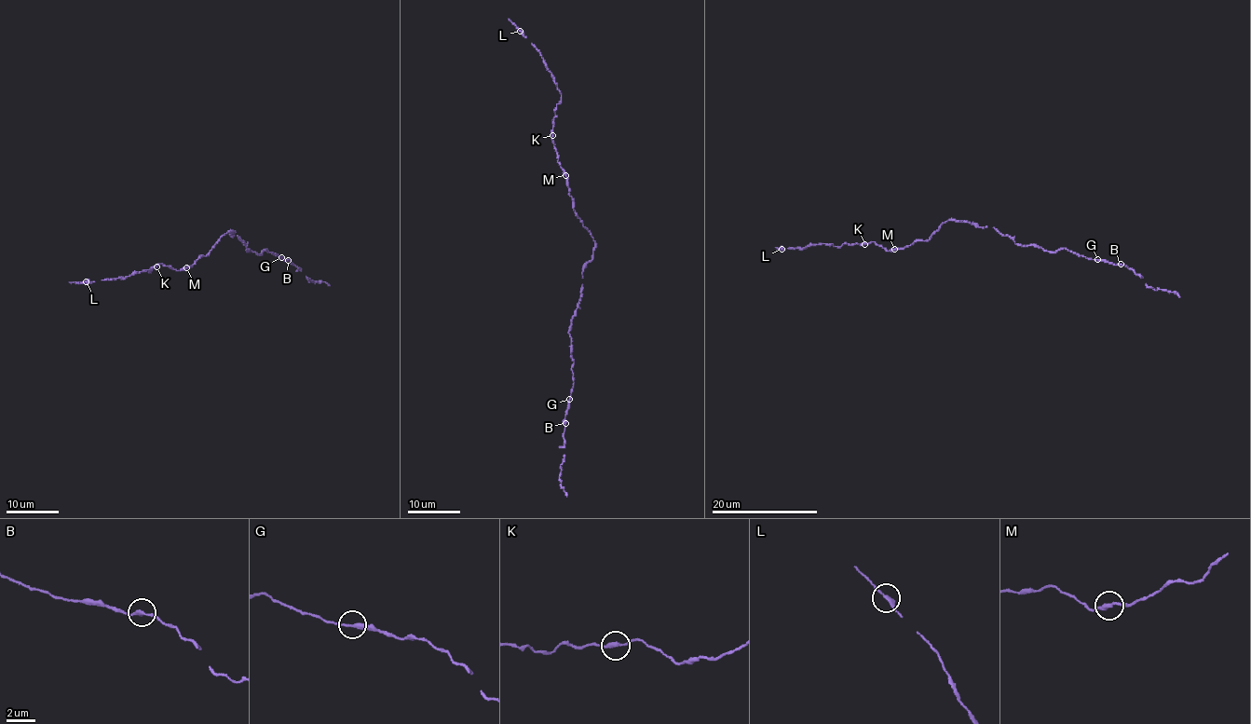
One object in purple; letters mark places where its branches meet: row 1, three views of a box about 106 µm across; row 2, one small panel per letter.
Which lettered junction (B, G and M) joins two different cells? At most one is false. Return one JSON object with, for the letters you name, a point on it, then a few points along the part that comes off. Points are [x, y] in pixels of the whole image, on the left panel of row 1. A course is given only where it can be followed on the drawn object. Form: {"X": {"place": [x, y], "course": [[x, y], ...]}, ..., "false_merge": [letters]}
{"false_merge": []}

